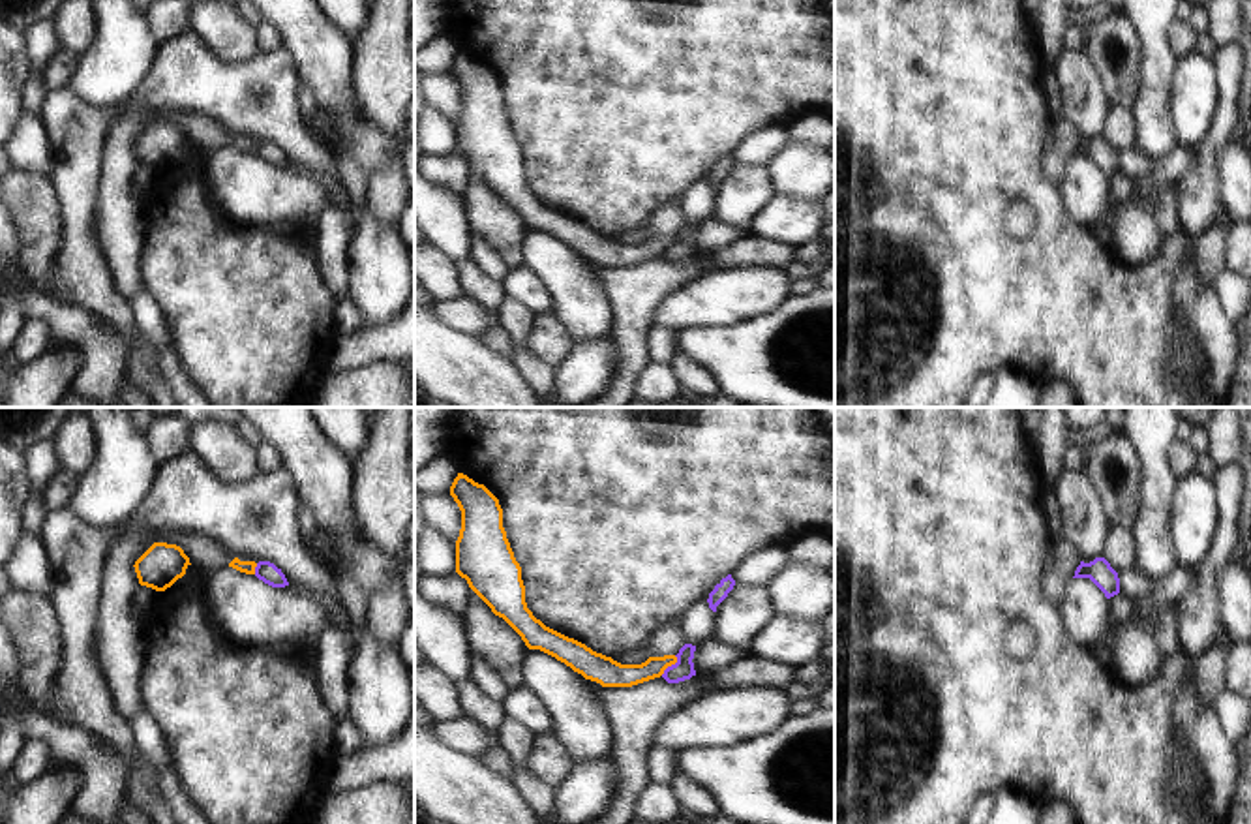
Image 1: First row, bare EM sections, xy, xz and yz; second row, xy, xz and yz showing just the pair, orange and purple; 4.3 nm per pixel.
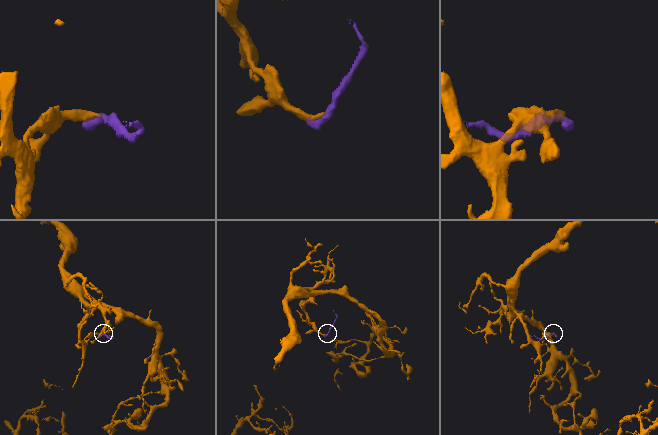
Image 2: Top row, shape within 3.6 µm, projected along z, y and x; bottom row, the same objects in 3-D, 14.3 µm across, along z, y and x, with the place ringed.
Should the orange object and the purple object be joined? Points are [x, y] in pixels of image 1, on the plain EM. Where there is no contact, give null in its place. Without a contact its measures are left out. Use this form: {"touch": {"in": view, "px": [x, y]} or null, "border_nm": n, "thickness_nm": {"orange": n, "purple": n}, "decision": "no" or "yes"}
{"touch": {"in": "xz", "px": [670, 244]}, "border_nm": 110, "thickness_nm": {"orange": 110, "purple": 90}, "decision": "no"}

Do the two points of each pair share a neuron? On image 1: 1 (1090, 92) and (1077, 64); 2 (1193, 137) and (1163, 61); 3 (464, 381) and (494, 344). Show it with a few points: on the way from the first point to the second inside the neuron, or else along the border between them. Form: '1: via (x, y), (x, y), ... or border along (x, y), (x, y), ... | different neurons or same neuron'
1: via (1083, 85), (1077, 79), (1077, 72) | same neuron
2: border along (1178, 61), (1171, 91), (1173, 128) | different neurons
3: border along (473, 335), (481, 346), (511, 361) | different neurons

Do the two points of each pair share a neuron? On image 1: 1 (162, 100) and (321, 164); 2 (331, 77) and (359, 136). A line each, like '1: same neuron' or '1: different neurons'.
1: same neuron
2: same neuron

